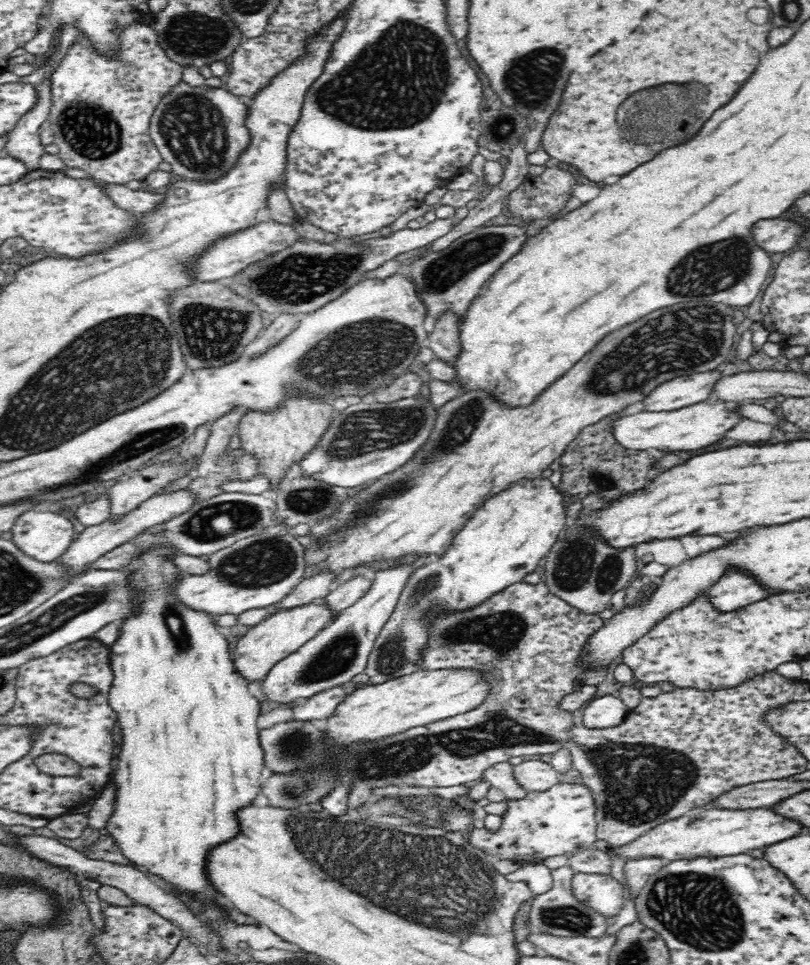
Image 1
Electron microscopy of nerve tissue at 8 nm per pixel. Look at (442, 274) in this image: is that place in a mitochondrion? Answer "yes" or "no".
yes

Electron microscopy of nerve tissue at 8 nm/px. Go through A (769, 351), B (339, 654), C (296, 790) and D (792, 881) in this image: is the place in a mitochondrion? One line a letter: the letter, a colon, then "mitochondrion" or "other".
A: other
B: mitochondrion
C: mitochondrion
D: other

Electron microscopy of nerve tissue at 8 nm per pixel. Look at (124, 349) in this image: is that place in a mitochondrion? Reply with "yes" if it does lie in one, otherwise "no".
yes

